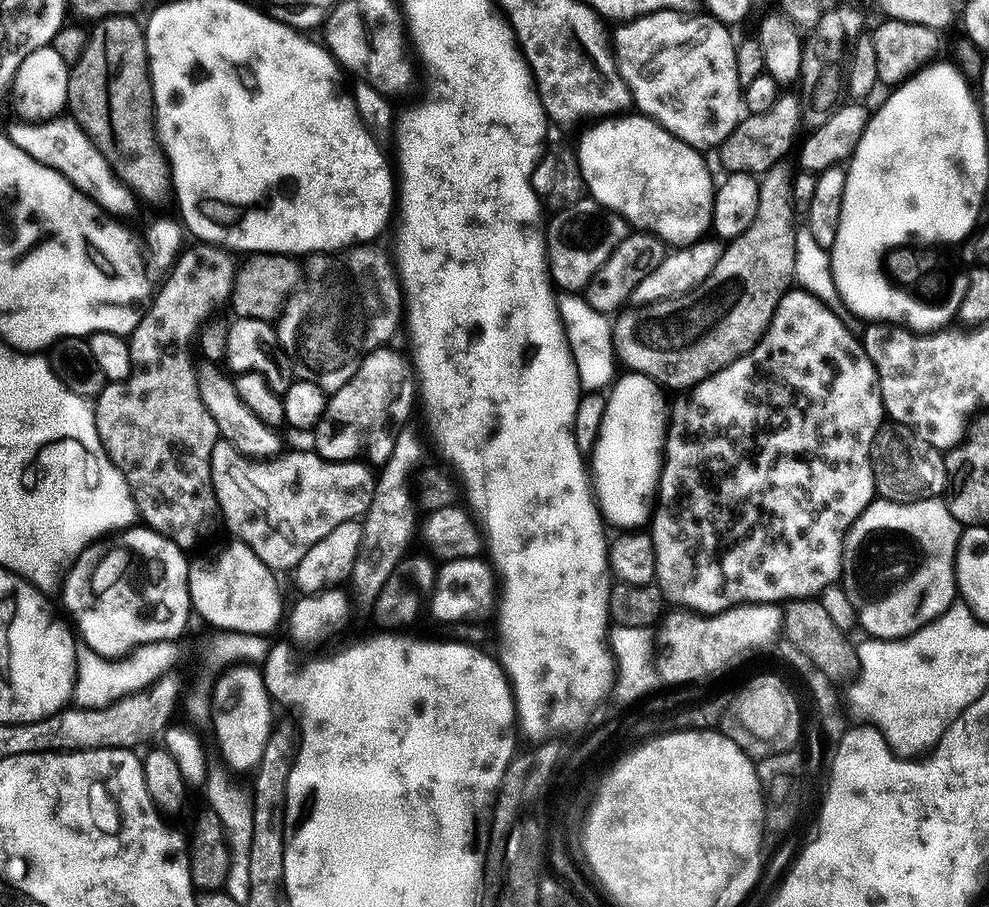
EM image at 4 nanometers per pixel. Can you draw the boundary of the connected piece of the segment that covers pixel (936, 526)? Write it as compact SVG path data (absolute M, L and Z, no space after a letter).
M940 498L918 500L873 499L852 524L851 531L860 539L860 560L864 563L864 580L880 591L873 604L862 608L862 628L878 640L903 640L922 626L938 618L957 599L955 558L962 526L950 514L947 503Z

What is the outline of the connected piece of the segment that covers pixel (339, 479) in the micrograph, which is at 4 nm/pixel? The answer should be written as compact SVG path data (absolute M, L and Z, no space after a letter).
M226 439L216 441L212 451L212 481L218 498L223 527L233 532L237 541L245 543L270 569L295 569L296 564L334 526L360 520L368 511L376 489L374 472L367 463L355 460L324 460L315 450L308 452L281 451L271 458L245 456Z

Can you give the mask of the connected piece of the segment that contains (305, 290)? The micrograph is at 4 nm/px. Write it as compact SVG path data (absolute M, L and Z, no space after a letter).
M375 243L353 244L349 247L339 249L335 252L314 252L307 257L308 261L303 261L302 275L299 284L288 295L288 300L285 301L280 310L278 319L275 321L274 327L276 337L280 339L280 351L286 353L288 362L292 366L293 373L299 379L306 382L314 382L326 394L337 392L342 386L346 386L346 382L350 382L350 378L354 378L354 374L358 370L358 366L367 356L373 352L375 348L385 347L389 343L388 340L396 332L396 327L401 327L402 324L402 293L400 291L400 282L396 275L396 269L393 261L380 248L375 248Z

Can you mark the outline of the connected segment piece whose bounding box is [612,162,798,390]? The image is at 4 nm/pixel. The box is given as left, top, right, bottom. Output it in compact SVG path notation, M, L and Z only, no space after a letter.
M784 162L776 164L759 177L758 214L754 214L754 222L750 222L742 234L727 241L722 258L718 258L718 266L706 274L701 284L683 292L681 296L655 300L652 304L625 307L612 320L612 351L623 367L625 364L628 372L641 372L668 390L691 390L695 384L701 384L718 370L733 364L764 337L778 302L794 284L798 209L792 203L794 172L786 165Z

